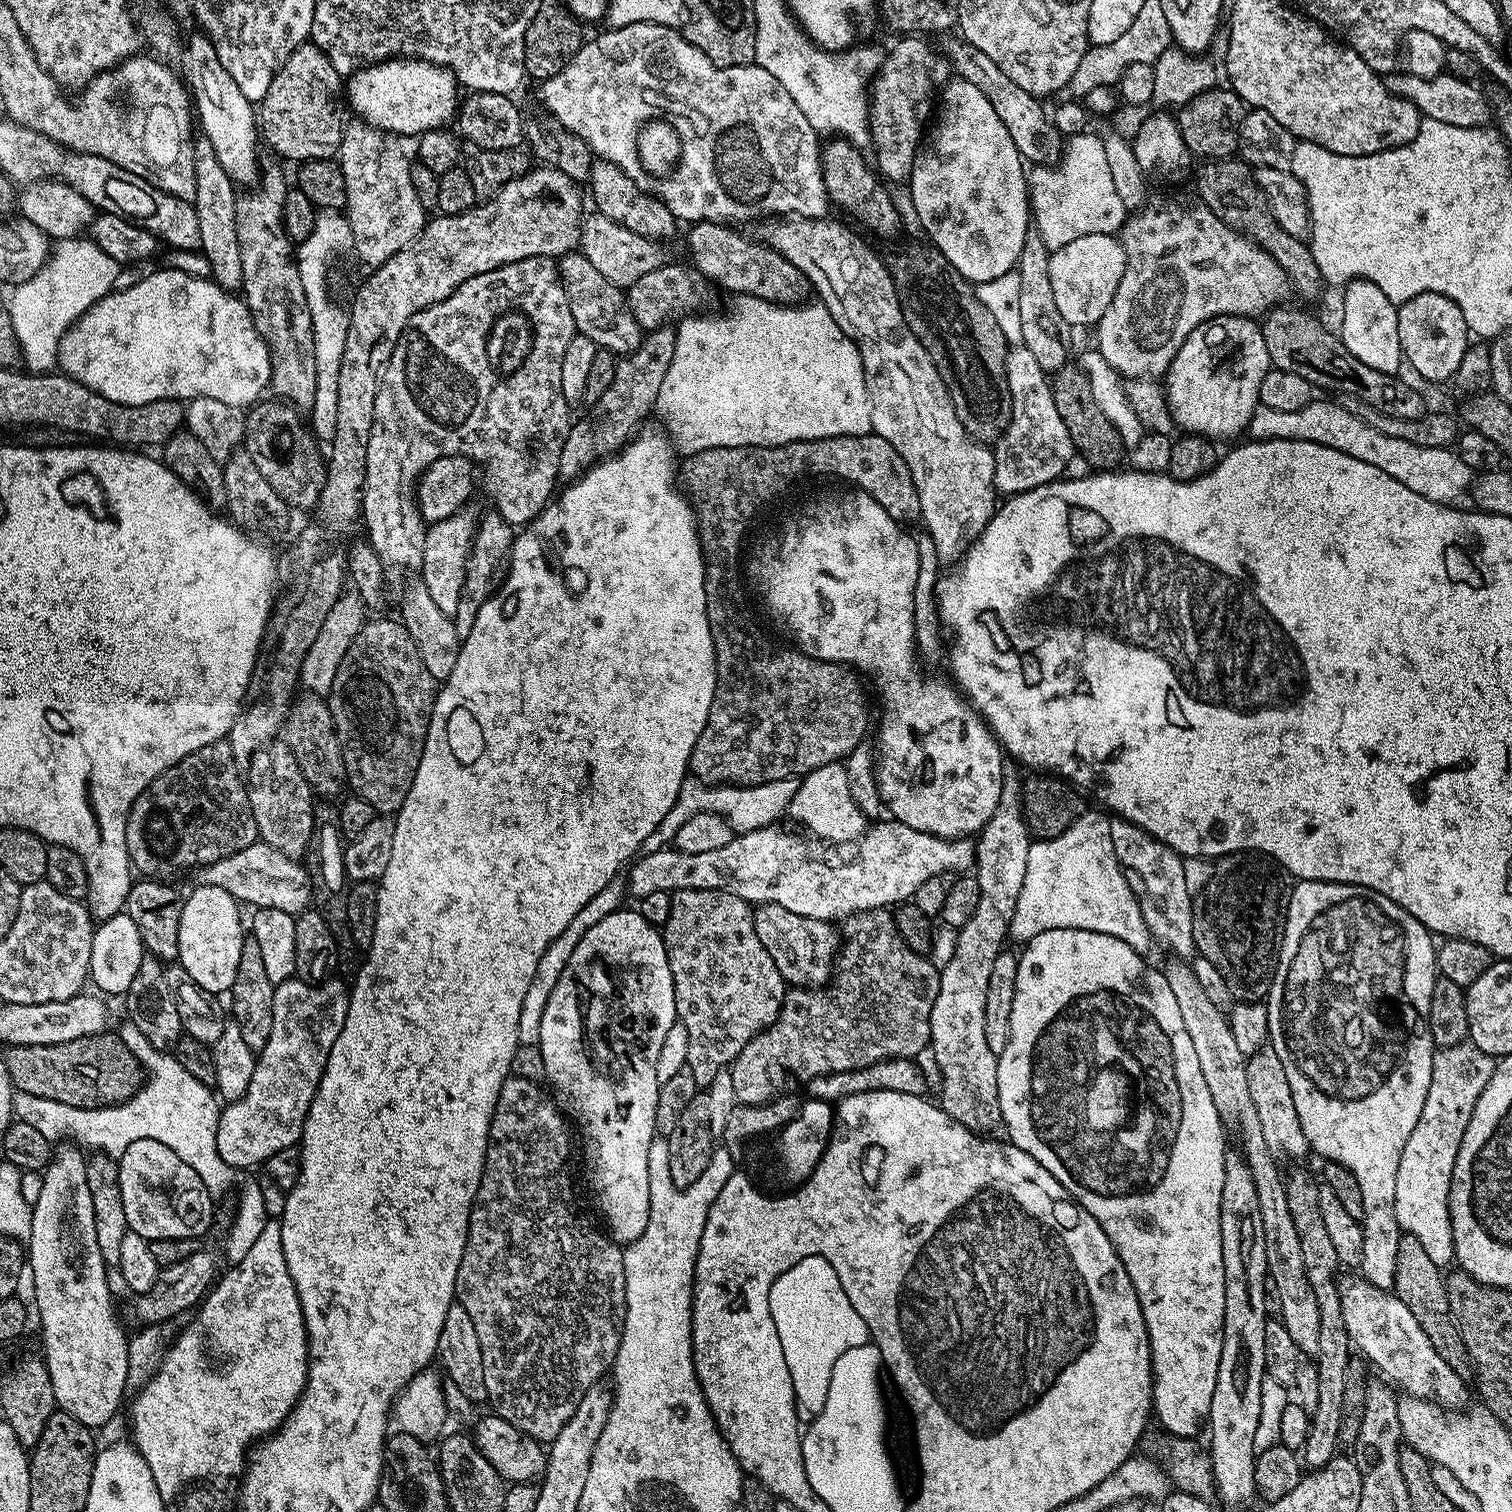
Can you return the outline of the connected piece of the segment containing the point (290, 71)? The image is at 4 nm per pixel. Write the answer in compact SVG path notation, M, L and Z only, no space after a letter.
M300 44L294 54L286 58L274 82L270 82L266 98L258 101L258 132L263 143L285 161L307 162L335 157L345 127L340 120L340 96L342 100L342 75L334 70L328 55L317 44Z

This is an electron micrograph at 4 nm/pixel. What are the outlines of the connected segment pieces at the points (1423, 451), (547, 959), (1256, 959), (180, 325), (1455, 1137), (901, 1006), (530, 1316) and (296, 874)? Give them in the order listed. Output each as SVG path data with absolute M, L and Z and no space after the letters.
M1319 398L1304 408L1293 411L1257 407L1248 422L1246 432L1254 440L1305 440L1342 450L1342 454L1350 454L1350 458L1358 458L1370 466L1378 466L1378 470L1390 474L1390 478L1398 478L1402 486L1414 490L1414 494L1422 494L1422 498L1430 498L1435 504L1451 505L1474 484L1472 468L1466 466L1466 462L1462 462L1462 458L1451 447L1431 448L1402 439L1386 438L1384 434L1378 434L1376 430L1366 426L1366 422L1362 422L1357 416L1351 416L1343 405L1330 404Z
M609 886L603 888L598 894L594 894L594 898L590 898L590 902L586 902L586 906L582 906L582 910L578 910L578 914L574 914L570 926L566 926L566 930L562 930L562 934L558 934L558 938L554 938L554 942L550 942L546 954L542 954L542 962L538 962L538 970L530 982L530 990L526 990L526 998L522 998L522 1014L518 1014L520 1044L539 1045L542 1014L546 1014L546 1002L550 1002L550 994L554 994L554 986L561 984L562 970L566 970L566 966L570 962L570 954L574 954L574 946L578 946L578 942L582 942L582 934L586 934L586 930L590 930L590 926L598 926L598 922L602 922L602 918L617 911L618 904L616 904L614 889L615 887Z
M1233 854L1215 861L1213 877L1200 895L1195 897L1192 906L1192 943L1195 951L1204 955L1205 962L1216 967L1233 1001L1260 1002L1270 990L1280 961L1284 923L1288 917L1290 888L1284 885L1283 879L1285 877L1275 863L1252 854Z
M176 268L141 275L134 286L103 296L68 329L60 343L58 357L58 368L63 375L82 382L102 394L102 398L110 398L110 402L126 406L142 406L159 400L187 402L201 396L244 410L265 395L272 378L272 365L268 341L243 299L211 278L203 280Z
M1471 1042L1433 1051L1430 1090L1426 1090L1426 1106L1418 1126L1414 1126L1402 1158L1398 1162L1398 1178L1394 1182L1394 1210L1404 1232L1414 1234L1430 1254L1430 1262L1441 1266L1453 1263L1452 1218L1448 1213L1448 1195L1452 1189L1454 1162L1462 1134L1470 1126L1474 1106L1486 1090L1486 1082L1494 1074L1497 1061L1478 1050Z
M864 924L860 928L860 932L856 932L842 946L842 964L844 960L844 977L840 980L840 985L836 988L836 996L820 996L816 997L812 990L792 990L785 995L784 1005L780 1008L780 1019L765 1032L760 1032L755 1038L749 1042L742 1054L738 1054L738 1058L733 1060L730 1065L730 1073L732 1075L734 1094L737 1101L744 1106L756 1106L761 1103L762 1097L760 1092L772 1092L784 1079L787 1078L788 1072L796 1080L804 1080L811 1082L819 1076L828 1076L831 1072L845 1072L846 1070L858 1070L865 1068L871 1064L877 1064L880 1060L895 1060L897 1058L916 1058L920 1051L927 1049L930 1044L928 1034L928 1019L930 1018L930 1010L936 1001L936 995L940 989L940 973L937 965L931 964L928 956L919 956L914 950L906 947L903 940L891 927L888 928L884 924Z
M509 1075L508 1079L502 1082L502 1090L498 1094L498 1102L488 1131L488 1149L484 1155L482 1178L468 1219L466 1246L462 1250L462 1260L456 1274L455 1299L466 1300L466 1305L468 1300L476 1300L476 1298L498 1300L498 1316L506 1316L506 1350L514 1352L514 1354L506 1354L506 1364L510 1364L512 1360L514 1372L482 1372L484 1395L487 1403L492 1403L491 1411L495 1415L510 1422L518 1430L522 1430L526 1436L532 1436L541 1442L551 1442L566 1422L571 1420L583 1396L600 1380L599 1376L609 1371L614 1352L611 1347L604 1348L604 1339L612 1331L612 1335L617 1331L618 1321L623 1317L626 1278L624 1277L624 1248L612 1239L605 1227L602 1227L605 1218L604 1200L601 1199L600 1190L592 1179L592 1167L583 1167L580 1176L576 1177L570 1171L572 1166L567 1162L568 1155L572 1152L572 1144L568 1141L569 1121L565 1113L560 1111L555 1099L547 1091L544 1093L540 1087L541 1085L535 1080L514 1075Z
M261 840L241 847L234 855L220 859L217 863L203 865L199 872L196 879L199 885L218 886L239 903L246 902L252 904L251 907L254 908L280 909L295 915L309 905L310 892L304 884L303 870L295 861L285 857L283 852Z

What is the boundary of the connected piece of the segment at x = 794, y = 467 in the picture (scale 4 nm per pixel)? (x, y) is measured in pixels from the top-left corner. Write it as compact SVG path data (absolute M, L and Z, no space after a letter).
M875 434L867 436L831 436L825 440L799 440L793 444L781 444L778 448L767 449L766 455L776 459L782 466L785 473L793 472L796 476L837 476L840 480L845 480L845 485L853 489L864 492L890 518L894 518L901 526L912 526L921 519L920 503L918 502L918 490L914 486L914 478L910 478L910 470L886 442L886 438Z

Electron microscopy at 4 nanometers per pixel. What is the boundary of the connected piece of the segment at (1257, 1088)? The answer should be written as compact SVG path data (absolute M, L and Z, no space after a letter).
M1260 1052L1249 1057L1245 1063L1247 1089L1250 1090L1250 1098L1254 1102L1255 1113L1258 1114L1263 1142L1269 1155L1279 1163L1283 1164L1286 1160L1300 1160L1306 1154L1309 1155L1311 1148L1308 1139L1302 1132L1301 1123L1298 1121L1292 1091L1286 1080L1282 1062L1279 1062L1275 1053L1266 1054Z

